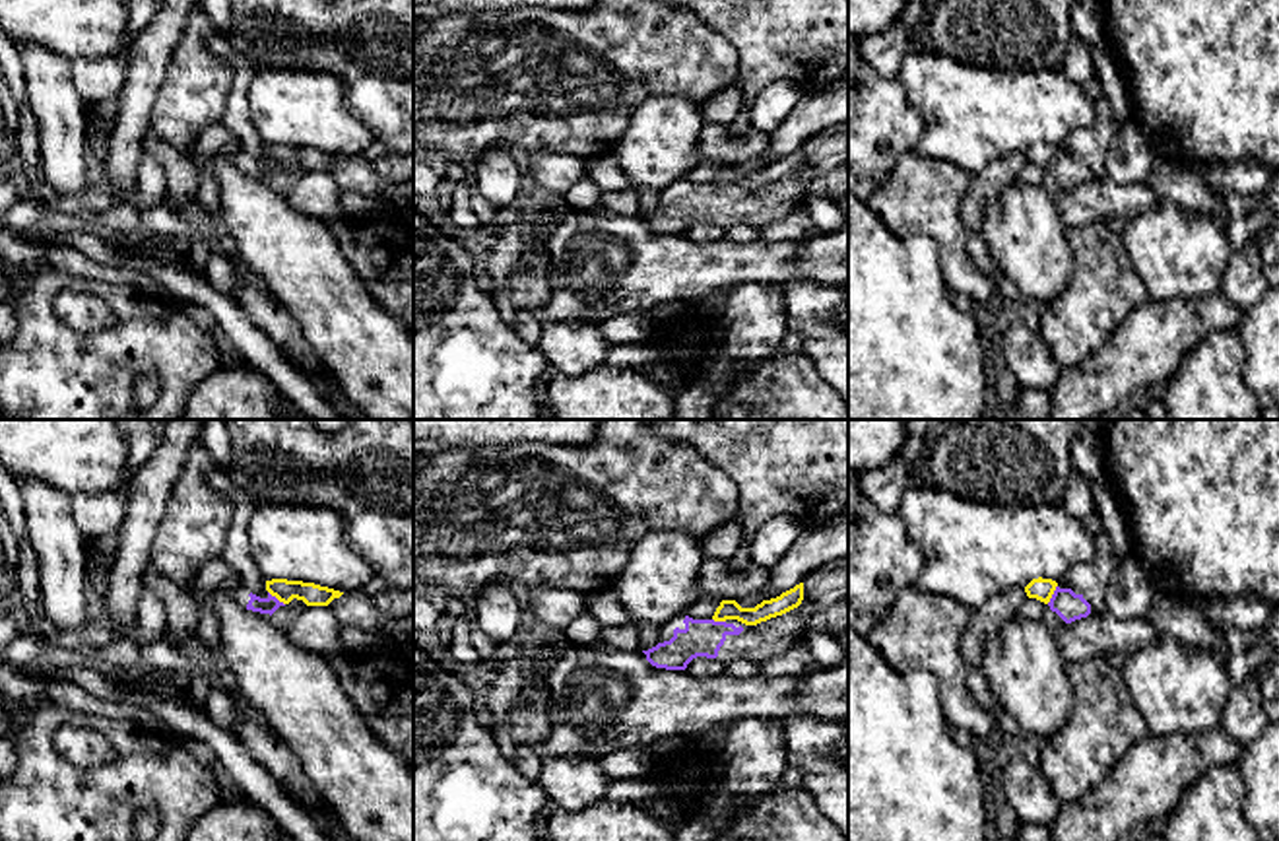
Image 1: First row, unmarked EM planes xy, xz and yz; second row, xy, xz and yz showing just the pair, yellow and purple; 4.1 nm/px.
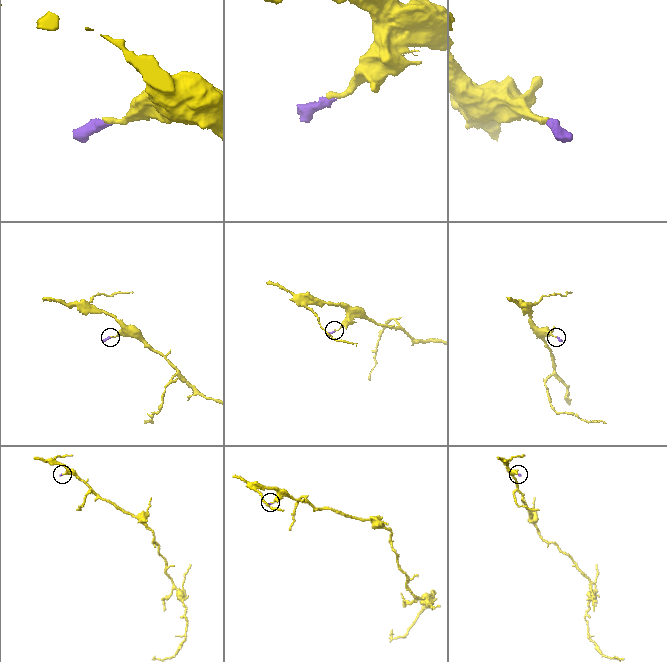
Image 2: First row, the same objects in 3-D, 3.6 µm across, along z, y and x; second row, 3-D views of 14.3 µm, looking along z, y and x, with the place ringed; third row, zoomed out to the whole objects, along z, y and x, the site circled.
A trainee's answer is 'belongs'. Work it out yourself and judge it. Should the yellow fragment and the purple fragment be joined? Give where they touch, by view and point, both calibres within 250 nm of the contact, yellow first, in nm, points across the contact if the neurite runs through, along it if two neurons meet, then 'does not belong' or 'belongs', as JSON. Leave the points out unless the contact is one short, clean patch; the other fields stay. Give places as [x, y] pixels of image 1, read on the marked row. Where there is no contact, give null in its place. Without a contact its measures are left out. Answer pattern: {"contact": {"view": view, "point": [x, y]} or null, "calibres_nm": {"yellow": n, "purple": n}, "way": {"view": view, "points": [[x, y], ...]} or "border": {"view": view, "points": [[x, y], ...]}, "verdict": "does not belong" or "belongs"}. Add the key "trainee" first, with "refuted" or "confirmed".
{"trainee": "refuted", "contact": {"view": "yz", "point": [1052, 593]}, "calibres_nm": {"yellow": 90, "purple": 120}, "border": {"view": "yz", "points": [[1056, 585], [1047, 603]]}, "verdict": "does not belong"}

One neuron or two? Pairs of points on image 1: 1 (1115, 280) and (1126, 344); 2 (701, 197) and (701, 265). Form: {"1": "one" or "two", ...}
{"1": "two", "2": "two"}

